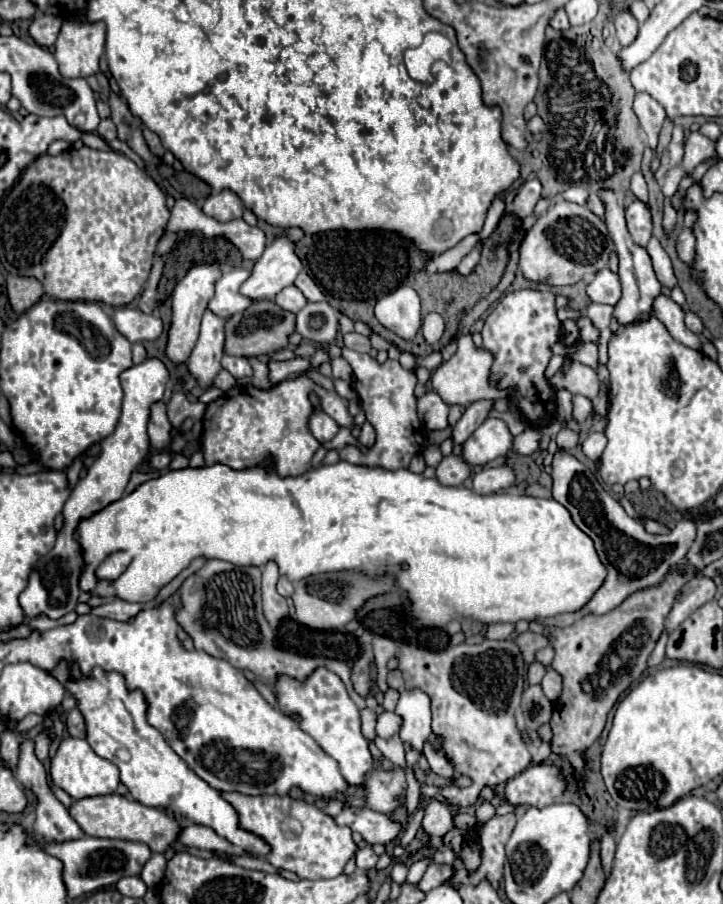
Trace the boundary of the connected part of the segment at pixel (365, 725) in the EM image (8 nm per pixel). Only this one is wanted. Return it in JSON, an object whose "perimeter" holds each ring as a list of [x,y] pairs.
{"perimeter":[[[371,708],[361,710],[361,732],[363,732],[365,740],[369,740],[369,742],[375,740],[375,718],[377,718],[375,710],[371,710]]]}

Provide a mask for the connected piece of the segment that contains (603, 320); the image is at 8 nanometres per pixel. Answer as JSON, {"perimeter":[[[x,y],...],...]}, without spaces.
{"perimeter":[[[591,304],[587,308],[587,316],[591,318],[591,322],[601,330],[601,364],[607,364],[607,344],[609,344],[609,338],[611,338],[611,330],[609,330],[609,322],[611,322],[611,312],[613,312],[613,306],[605,306],[605,304]]]}

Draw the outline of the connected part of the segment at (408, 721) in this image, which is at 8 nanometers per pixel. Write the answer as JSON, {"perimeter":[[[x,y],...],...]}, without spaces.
{"perimeter":[[[403,690],[395,712],[403,718],[399,732],[401,742],[417,752],[423,752],[423,746],[431,734],[429,696],[421,690]]]}

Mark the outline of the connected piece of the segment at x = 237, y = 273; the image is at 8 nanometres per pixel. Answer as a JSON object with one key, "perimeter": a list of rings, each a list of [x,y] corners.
{"perimeter":[[[229,268],[229,272],[223,272],[223,276],[215,282],[215,296],[209,302],[209,310],[217,314],[219,318],[229,318],[253,304],[253,300],[239,294],[239,286],[249,276],[249,270],[245,268]]]}

